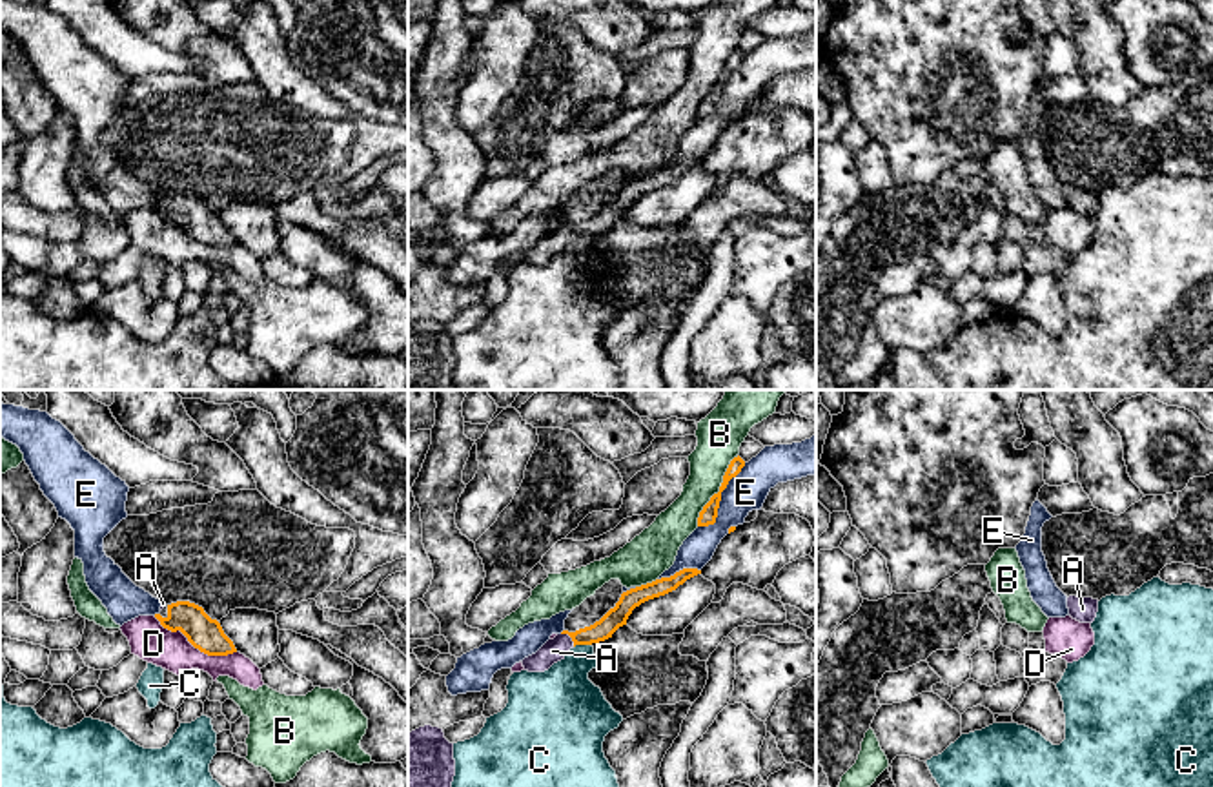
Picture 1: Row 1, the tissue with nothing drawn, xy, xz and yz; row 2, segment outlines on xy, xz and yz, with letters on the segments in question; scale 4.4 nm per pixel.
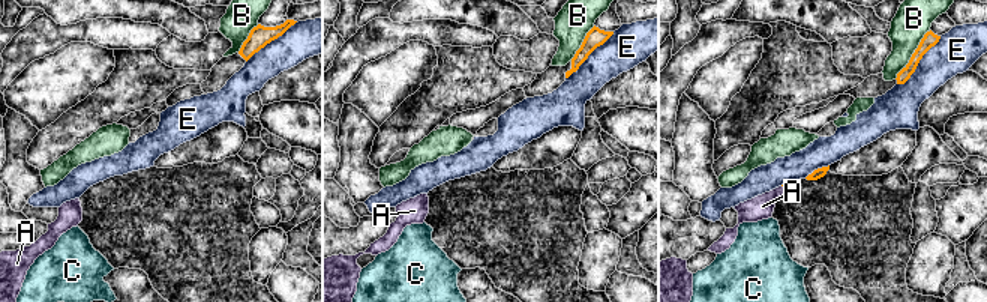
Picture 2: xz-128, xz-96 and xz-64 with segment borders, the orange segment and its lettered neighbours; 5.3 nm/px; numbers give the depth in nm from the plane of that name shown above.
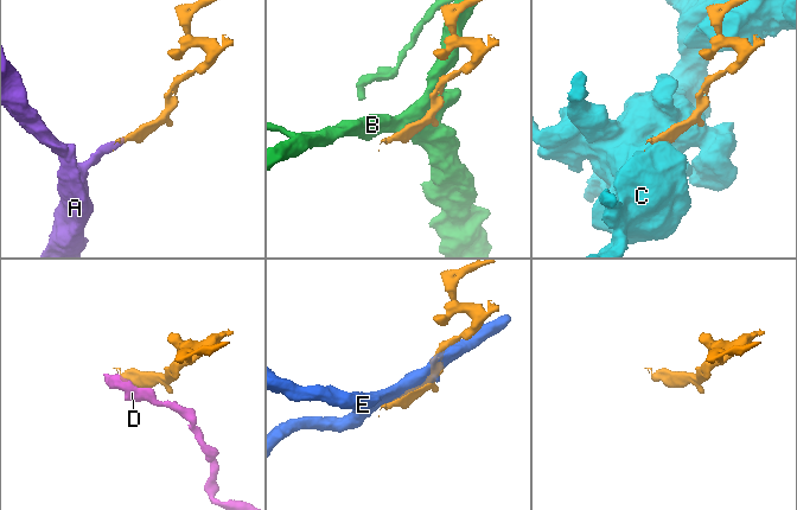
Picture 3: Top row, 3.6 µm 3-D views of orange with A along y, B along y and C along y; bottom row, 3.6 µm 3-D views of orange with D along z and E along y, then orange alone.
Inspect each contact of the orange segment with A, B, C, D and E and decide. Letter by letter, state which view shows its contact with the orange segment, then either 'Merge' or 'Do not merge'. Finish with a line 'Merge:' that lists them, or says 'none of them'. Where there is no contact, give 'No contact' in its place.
A: Touches orange in xz. Merge
B: Touches orange in xz. Do not merge
C: Touches orange in xz. Do not merge
D: Touches orange in xy. Do not merge
E: Touches orange in xz. Do not merge
Merge: A

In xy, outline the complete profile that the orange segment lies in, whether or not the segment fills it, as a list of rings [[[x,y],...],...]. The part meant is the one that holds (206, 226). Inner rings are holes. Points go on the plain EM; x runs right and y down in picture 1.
[[[189,193],[168,197],[168,208],[155,206],[160,217],[171,224],[180,222],[188,233],[208,248],[228,248],[237,244],[233,233],[224,226],[220,215],[211,211],[202,199]]]

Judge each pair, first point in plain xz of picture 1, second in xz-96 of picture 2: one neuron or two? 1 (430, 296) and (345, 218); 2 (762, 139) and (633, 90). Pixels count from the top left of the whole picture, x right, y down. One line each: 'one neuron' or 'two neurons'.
1: two neurons
2: one neuron

